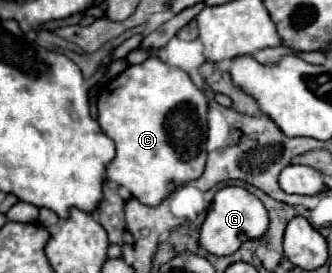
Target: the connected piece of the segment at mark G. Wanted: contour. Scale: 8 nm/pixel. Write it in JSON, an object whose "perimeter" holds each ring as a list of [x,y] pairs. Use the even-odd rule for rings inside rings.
{"perimeter":[[[223,187],[215,193],[205,223],[201,225],[201,245],[213,255],[235,253],[245,239],[261,239],[269,229],[269,215],[265,205],[243,187]]]}

